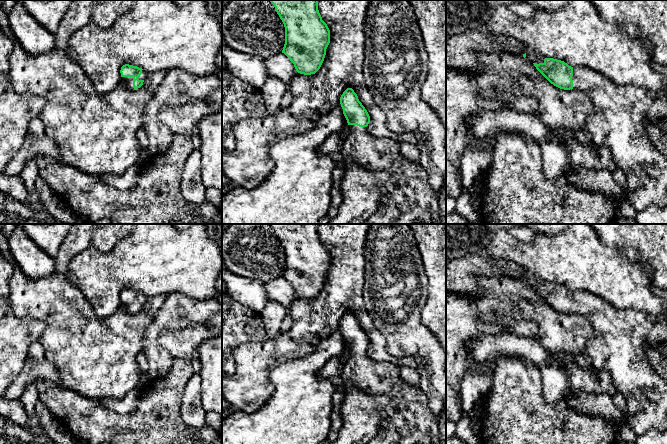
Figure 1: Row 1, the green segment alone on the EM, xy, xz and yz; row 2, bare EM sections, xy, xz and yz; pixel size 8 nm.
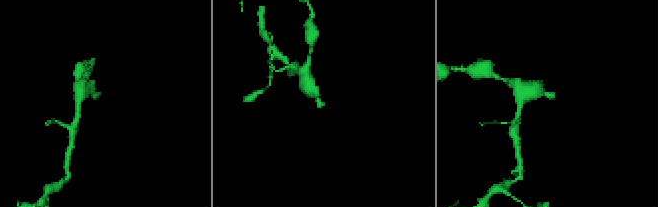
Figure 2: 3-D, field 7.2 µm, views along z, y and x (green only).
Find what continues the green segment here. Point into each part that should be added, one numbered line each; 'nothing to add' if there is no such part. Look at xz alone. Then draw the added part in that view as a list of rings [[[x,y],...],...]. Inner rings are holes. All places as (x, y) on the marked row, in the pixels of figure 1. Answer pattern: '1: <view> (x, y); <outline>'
1: xz (407, 198); [[[346,125],[344,134],[341,155],[345,163],[390,173],[388,182],[381,189],[382,196],[376,212],[363,224],[441,224],[438,193],[431,187],[424,168],[401,153],[399,142],[374,137],[367,131],[367,127],[357,125]]]

